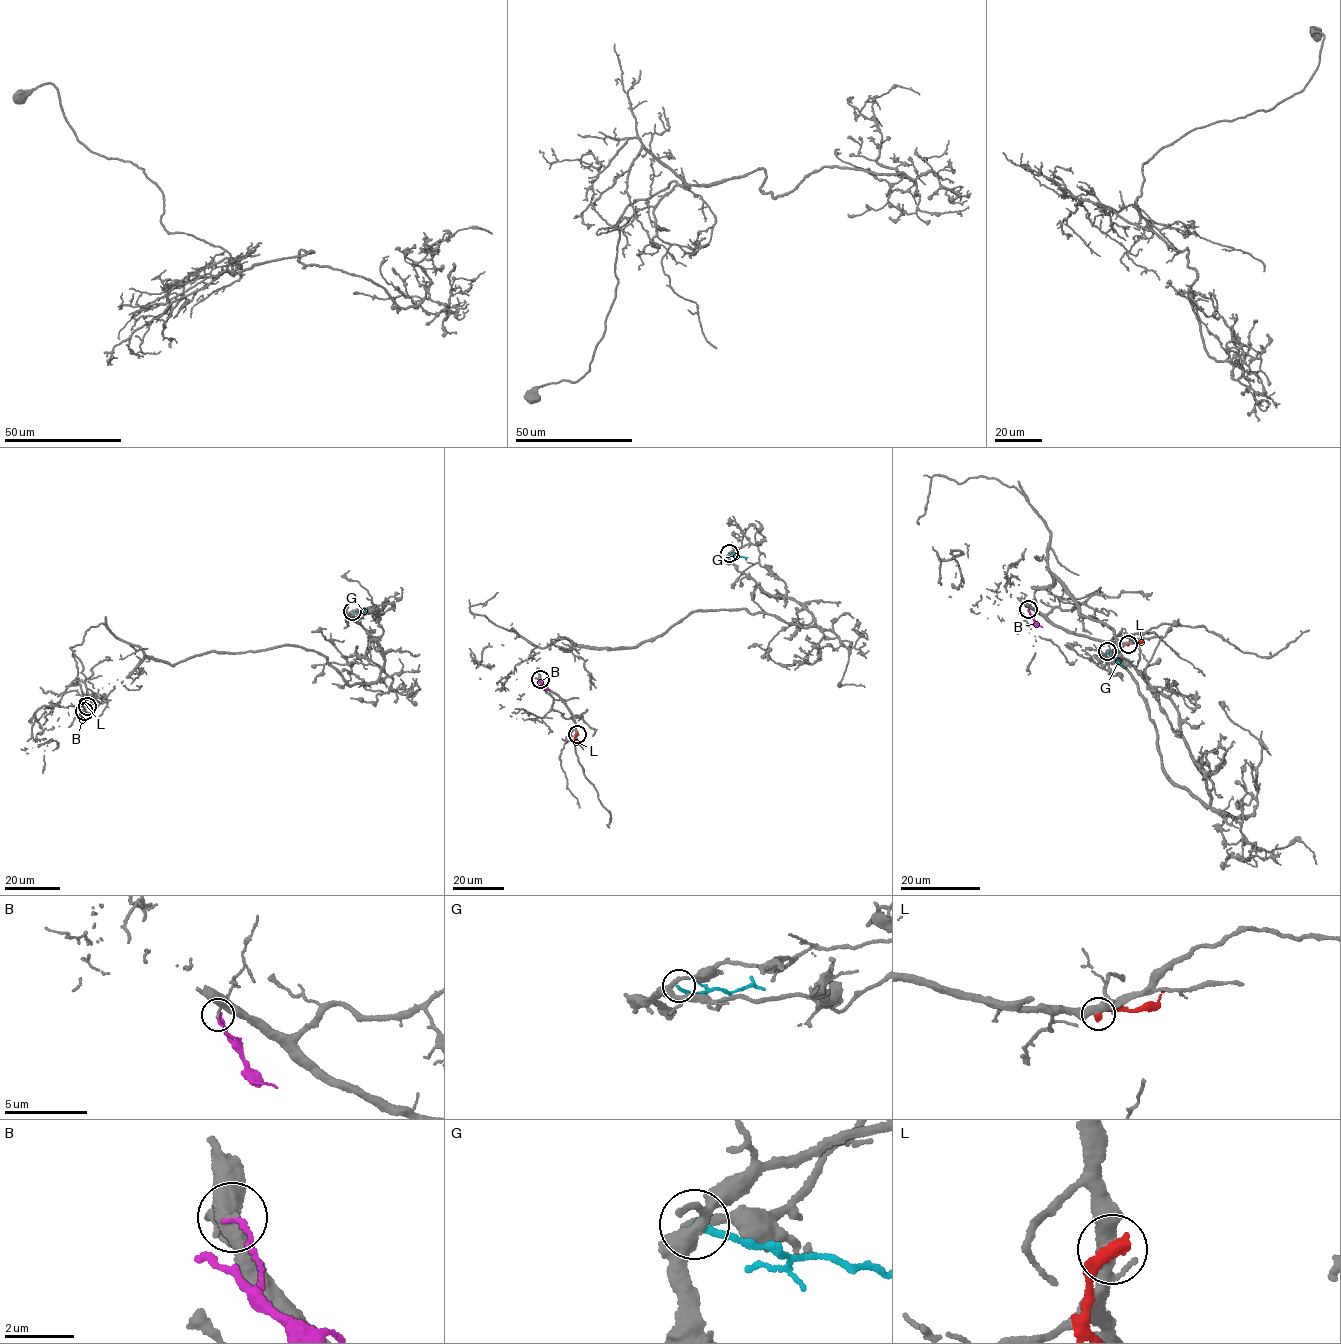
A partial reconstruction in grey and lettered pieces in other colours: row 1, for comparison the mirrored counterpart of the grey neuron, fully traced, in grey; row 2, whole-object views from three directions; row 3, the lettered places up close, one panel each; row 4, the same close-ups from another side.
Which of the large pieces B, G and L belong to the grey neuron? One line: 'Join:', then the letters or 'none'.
Join: none

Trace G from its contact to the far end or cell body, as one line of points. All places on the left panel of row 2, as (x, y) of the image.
G: (353, 612), (363, 612), (365, 608)

